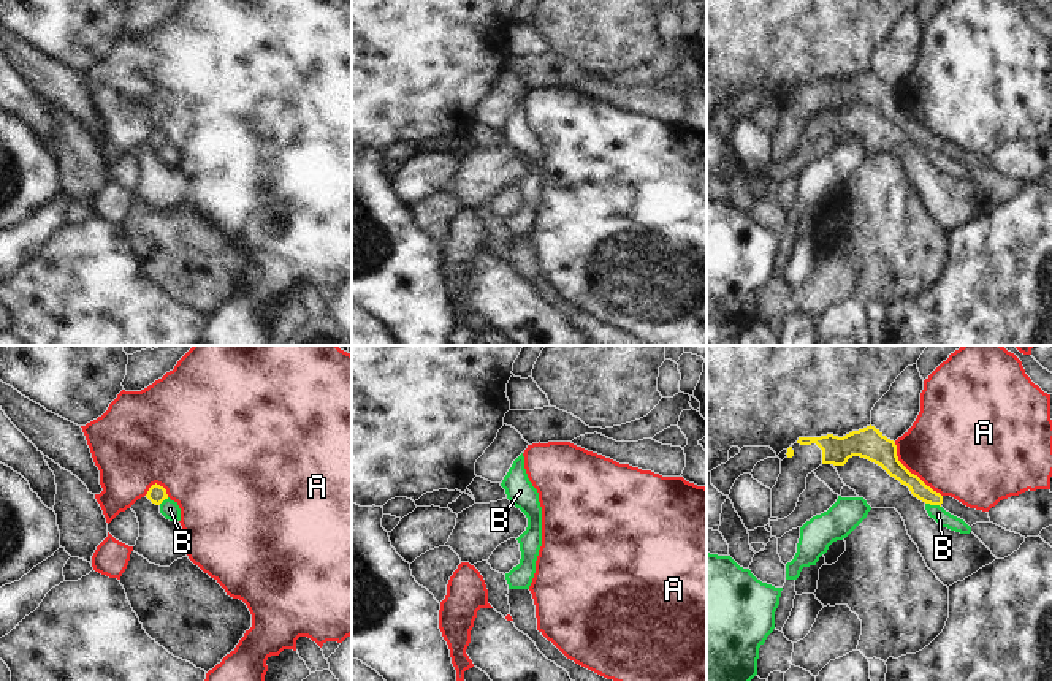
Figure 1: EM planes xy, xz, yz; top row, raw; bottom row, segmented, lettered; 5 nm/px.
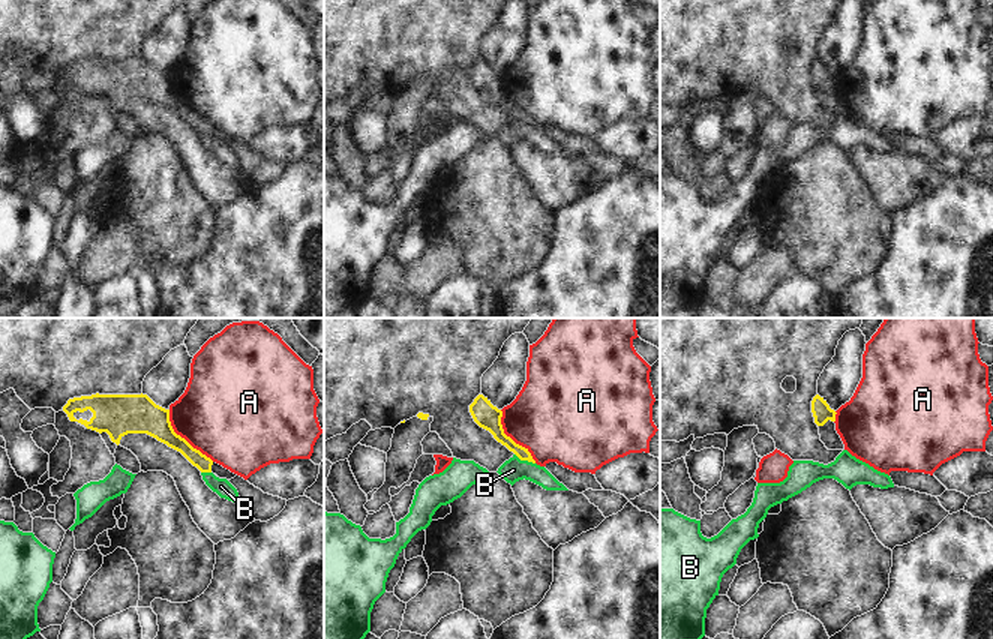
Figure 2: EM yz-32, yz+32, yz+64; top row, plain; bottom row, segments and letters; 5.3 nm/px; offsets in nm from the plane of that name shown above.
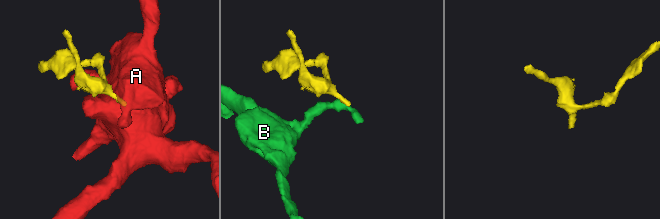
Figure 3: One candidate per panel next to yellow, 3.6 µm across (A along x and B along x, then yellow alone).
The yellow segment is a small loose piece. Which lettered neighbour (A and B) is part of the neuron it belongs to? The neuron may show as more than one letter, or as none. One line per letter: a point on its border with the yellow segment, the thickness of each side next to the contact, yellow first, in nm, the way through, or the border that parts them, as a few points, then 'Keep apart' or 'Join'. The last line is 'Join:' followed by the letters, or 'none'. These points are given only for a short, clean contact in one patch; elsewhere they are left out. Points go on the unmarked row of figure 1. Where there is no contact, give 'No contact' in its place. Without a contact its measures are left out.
A: Touches yellow at yz (910, 117). Thickness 160 nm (yellow) against 460 nm. Boundary: yz (894, 87), (897, 103), (941, 141). Keep apart
B: Touches yellow at yz (933, 149). Thickness 90 nm (yellow) against 80 nm. Boundary: yz (926, 148), (940, 152). Keep apart
Join: none

